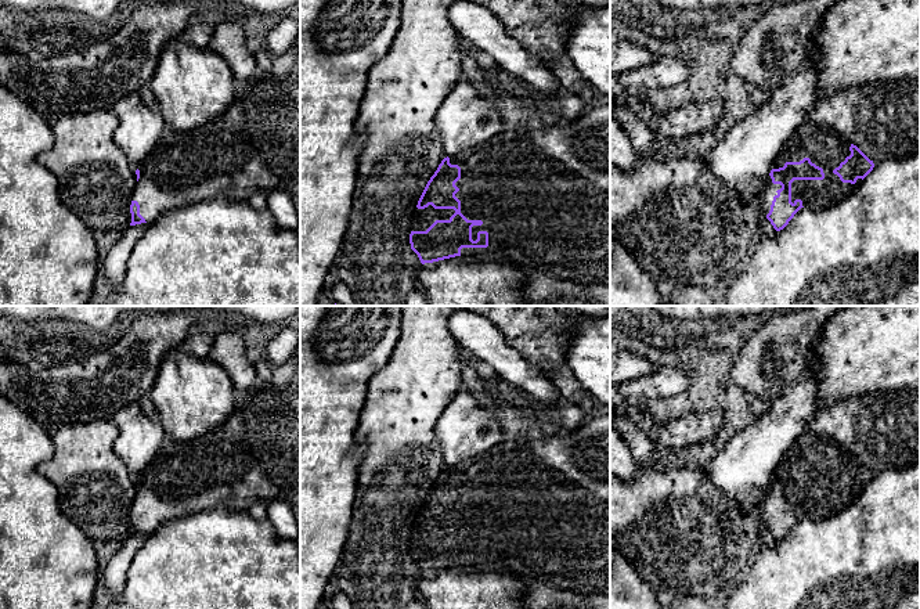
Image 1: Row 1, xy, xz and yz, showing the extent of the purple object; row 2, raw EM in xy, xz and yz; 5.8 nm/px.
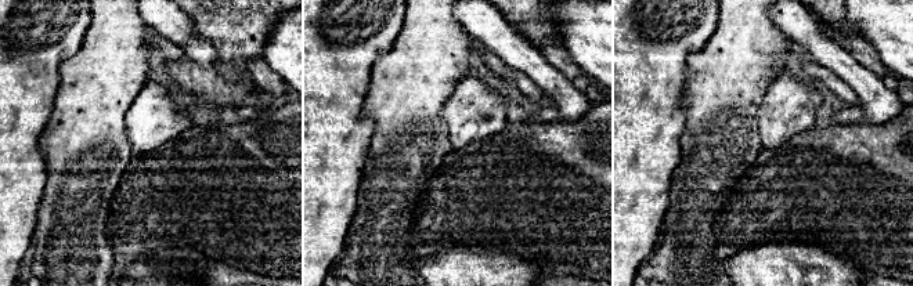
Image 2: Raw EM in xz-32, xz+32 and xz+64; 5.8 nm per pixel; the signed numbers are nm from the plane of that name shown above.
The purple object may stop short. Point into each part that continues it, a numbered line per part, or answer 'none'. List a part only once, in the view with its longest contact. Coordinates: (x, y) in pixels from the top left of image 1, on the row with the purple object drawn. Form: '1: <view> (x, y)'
1: xz (543, 194)

